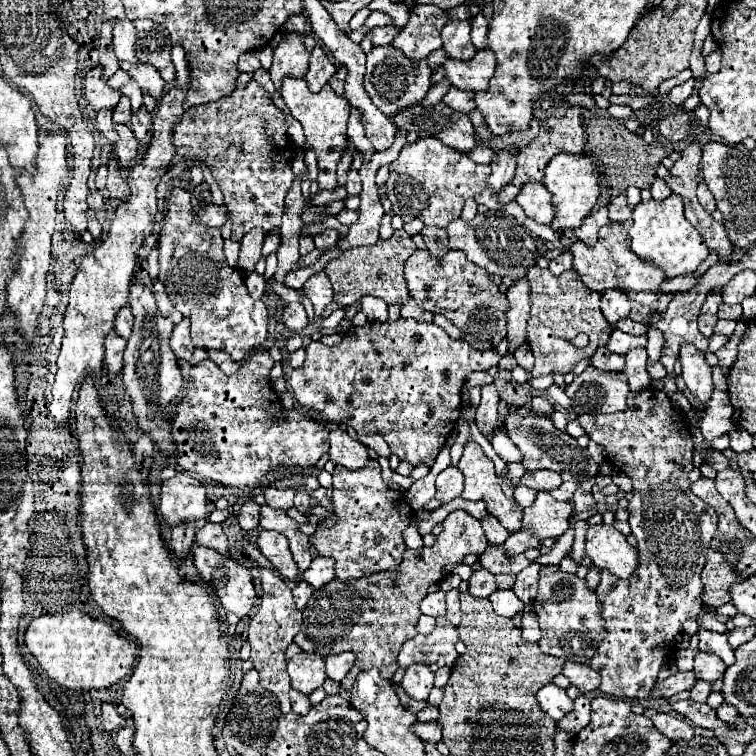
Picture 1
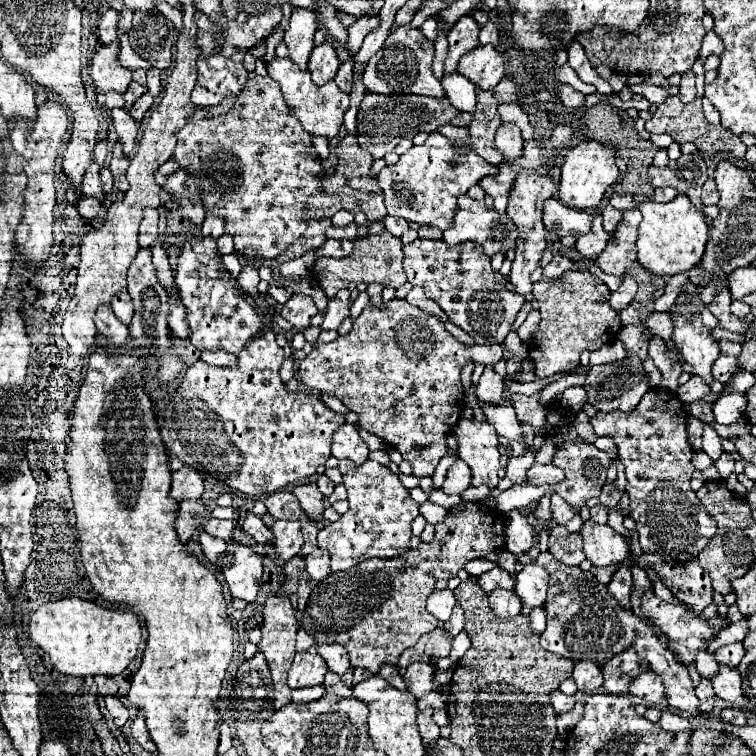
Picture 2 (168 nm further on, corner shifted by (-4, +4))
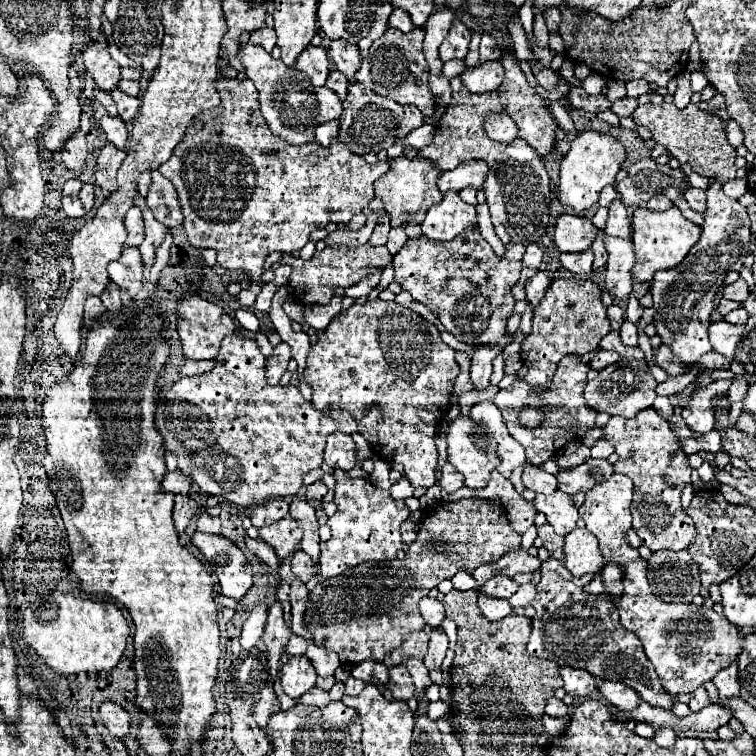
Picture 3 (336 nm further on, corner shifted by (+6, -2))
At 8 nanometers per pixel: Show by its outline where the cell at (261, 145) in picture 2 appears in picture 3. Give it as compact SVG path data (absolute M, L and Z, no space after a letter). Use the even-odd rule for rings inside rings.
M218 76L214 86L220 94L220 106L194 116L170 160L160 166L160 172L178 192L178 202L184 214L184 230L190 244L200 250L214 248L222 268L252 274L251 287L235 297L242 308L251 308L262 288L260 274L264 272L266 256L272 252L290 254L294 250L302 250L314 230L326 228L328 222L348 224L354 214L364 212L374 198L374 180L390 170L392 160L386 158L376 164L368 164L362 156L350 152L346 144L338 140L332 140L330 146L320 146L318 142L290 146L276 134L270 134L270 128L258 110L258 92L254 90L254 82L244 76Z

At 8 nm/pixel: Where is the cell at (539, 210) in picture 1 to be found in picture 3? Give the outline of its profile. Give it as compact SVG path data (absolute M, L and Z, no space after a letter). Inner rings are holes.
M560 216L556 220L554 240L560 252L584 252L598 236L598 228L588 218Z

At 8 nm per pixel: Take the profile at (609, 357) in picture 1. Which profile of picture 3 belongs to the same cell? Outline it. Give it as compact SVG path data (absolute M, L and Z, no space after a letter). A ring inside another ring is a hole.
M600 350L594 358L592 358L592 364L594 368L606 368L608 364L614 364L618 360L618 354L614 350Z

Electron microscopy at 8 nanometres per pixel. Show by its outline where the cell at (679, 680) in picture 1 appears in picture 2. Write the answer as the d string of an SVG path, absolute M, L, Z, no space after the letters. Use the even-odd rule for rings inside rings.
M648 670L642 676L638 676L632 684L630 684L630 694L642 698L644 702L652 702L652 704L662 704L666 702L666 688L664 682L660 678L660 674Z

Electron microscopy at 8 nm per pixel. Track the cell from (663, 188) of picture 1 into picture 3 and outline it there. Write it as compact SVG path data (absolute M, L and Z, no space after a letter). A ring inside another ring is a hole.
M656 194L652 200L648 200L648 204L646 204L646 208L650 208L650 210L668 210L672 206L672 202L664 196L664 194Z

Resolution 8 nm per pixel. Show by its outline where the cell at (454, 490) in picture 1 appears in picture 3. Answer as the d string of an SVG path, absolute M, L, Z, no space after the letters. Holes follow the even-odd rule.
M444 464L442 466L442 480L440 480L440 488L446 492L456 492L458 488L464 486L464 478L458 470L454 470L452 464Z

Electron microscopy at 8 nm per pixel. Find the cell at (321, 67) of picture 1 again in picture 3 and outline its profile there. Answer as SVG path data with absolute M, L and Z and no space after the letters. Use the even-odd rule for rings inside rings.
M308 46L296 60L296 68L310 76L314 86L322 86L328 78L328 58L324 48Z

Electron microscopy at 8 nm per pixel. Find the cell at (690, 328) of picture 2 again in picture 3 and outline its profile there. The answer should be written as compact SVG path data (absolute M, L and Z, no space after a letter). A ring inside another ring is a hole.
M712 182L706 194L708 206L704 212L700 240L676 268L658 270L650 286L656 310L656 334L662 338L662 342L672 346L674 354L678 354L678 358L682 358L686 364L698 362L702 354L712 350L712 344L708 340L708 326L712 324L710 314L714 310L716 292L724 284L728 272L740 272L744 266L744 254L750 246L750 220L746 208L738 200L728 198L722 192L720 182Z

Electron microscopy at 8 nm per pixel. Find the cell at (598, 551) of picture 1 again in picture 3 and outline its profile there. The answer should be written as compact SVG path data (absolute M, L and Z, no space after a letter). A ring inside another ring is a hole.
M574 528L564 538L564 566L570 574L584 576L588 572L602 570L602 554L598 550L598 540L586 528Z

